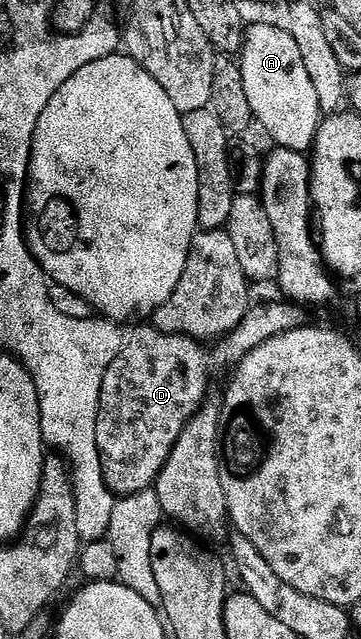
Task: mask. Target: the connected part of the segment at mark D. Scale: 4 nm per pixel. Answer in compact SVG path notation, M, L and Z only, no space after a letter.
M285 299L277 300L266 301L263 305L251 304L238 326L211 345L197 341L195 337L165 333L150 323L131 328L134 330L123 340L120 355L112 359L112 367L108 367L108 375L104 375L104 383L100 387L100 411L96 419L96 447L100 447L104 479L115 498L136 495L153 486L164 463L168 463L168 455L172 455L172 447L176 447L176 439L180 439L180 431L184 431L186 424L196 416L209 398L206 396L210 393L210 384L217 373L236 367L247 355L256 351L260 343L306 326L307 310L303 306Z

